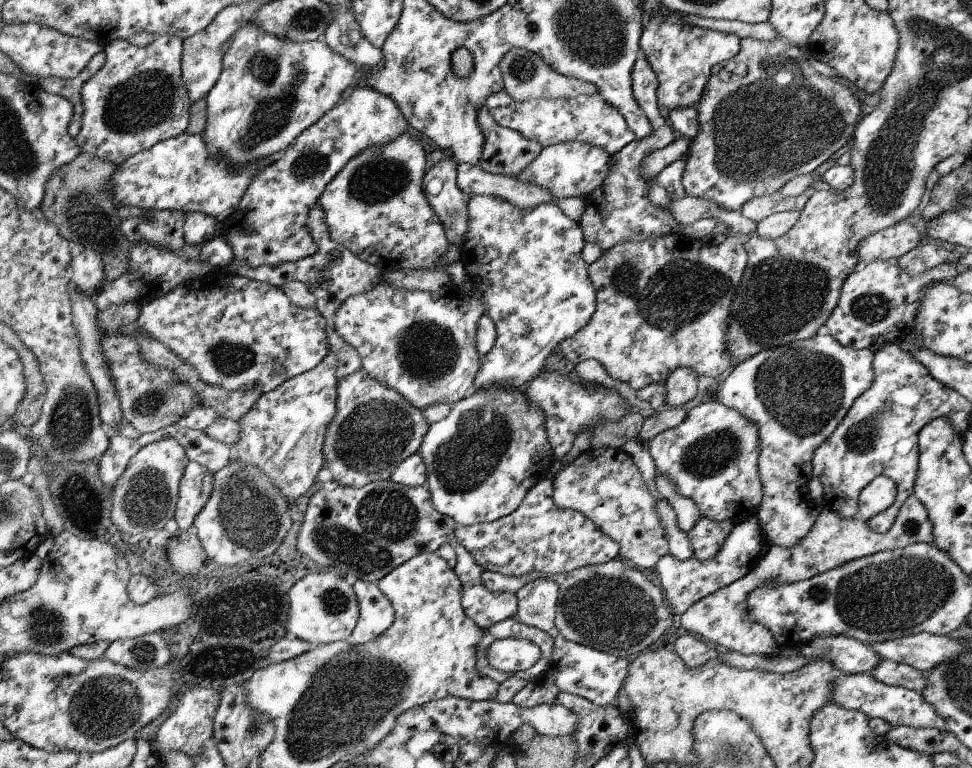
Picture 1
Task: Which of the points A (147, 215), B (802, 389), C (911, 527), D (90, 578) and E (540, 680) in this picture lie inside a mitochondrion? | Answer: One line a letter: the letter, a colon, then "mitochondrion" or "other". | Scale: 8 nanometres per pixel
A: other
B: mitochondrion
C: mitochondrion
D: other
E: other

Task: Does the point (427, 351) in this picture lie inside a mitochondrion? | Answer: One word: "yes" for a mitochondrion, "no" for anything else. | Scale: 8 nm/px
yes

